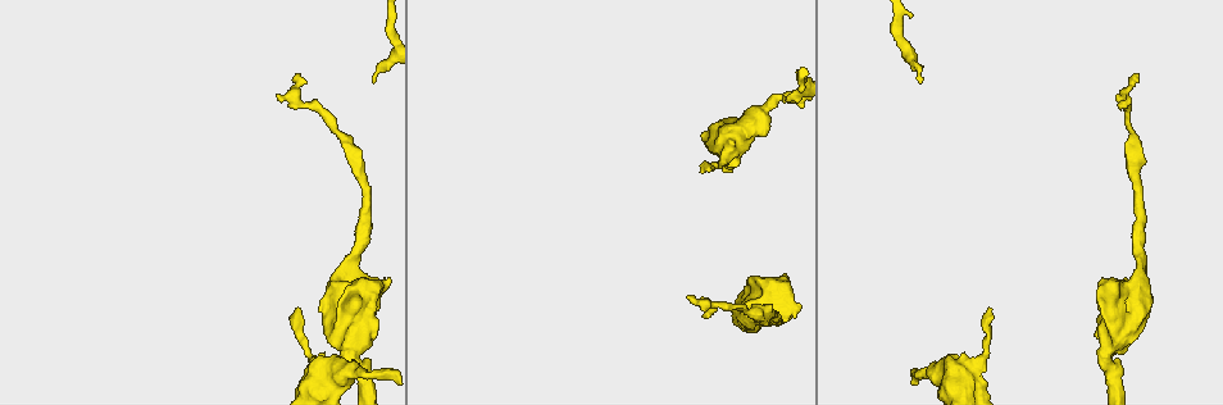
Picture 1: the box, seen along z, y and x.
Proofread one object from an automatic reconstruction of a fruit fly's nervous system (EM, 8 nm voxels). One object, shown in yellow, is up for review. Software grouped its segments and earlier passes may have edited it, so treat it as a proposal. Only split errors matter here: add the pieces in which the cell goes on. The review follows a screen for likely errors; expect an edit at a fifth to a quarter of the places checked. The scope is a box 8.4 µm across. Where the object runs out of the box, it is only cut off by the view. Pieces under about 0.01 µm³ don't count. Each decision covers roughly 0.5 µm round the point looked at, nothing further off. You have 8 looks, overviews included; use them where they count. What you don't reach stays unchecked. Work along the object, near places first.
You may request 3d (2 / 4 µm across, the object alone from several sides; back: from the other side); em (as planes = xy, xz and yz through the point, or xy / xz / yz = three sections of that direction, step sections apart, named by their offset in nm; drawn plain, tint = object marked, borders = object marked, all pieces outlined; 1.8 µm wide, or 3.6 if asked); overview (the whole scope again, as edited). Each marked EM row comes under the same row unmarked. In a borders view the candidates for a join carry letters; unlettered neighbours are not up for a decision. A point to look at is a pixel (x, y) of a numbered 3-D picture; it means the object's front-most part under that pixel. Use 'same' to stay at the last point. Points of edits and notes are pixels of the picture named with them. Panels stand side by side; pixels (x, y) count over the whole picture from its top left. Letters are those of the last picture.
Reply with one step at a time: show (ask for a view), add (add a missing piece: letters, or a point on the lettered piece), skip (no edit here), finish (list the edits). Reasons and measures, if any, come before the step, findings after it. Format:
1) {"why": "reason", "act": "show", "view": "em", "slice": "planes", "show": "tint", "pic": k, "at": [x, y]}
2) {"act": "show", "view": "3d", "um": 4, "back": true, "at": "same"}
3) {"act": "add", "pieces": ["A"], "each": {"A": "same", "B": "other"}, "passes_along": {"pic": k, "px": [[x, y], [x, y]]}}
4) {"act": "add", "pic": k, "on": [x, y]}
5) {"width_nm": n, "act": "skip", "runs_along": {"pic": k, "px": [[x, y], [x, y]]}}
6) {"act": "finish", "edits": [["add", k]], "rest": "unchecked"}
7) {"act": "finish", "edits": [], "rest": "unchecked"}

{"why": "abrupt turn", "act": "show", "view": "em", "slice": "xy", "step": 4, "show": "tint", "pic": 1, "at": [1122, 102]}

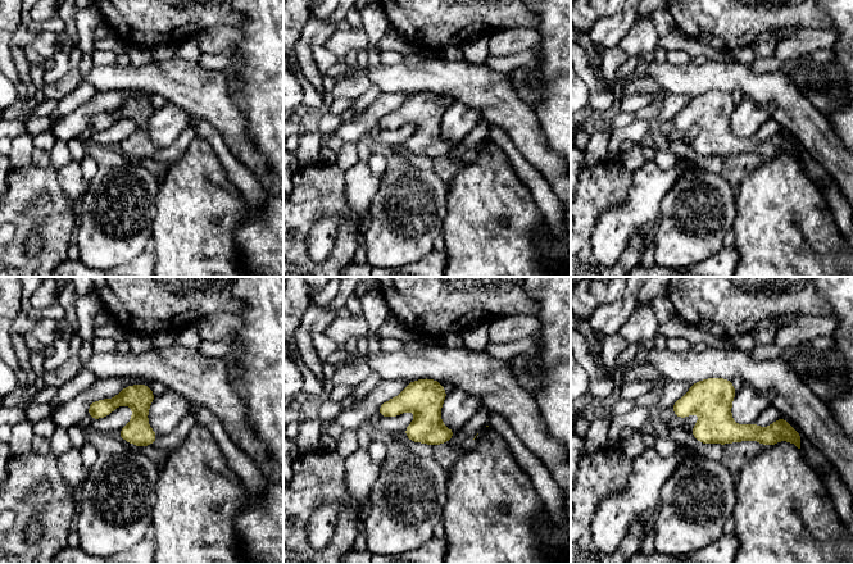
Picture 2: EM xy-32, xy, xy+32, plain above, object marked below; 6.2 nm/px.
{"why": "another direction", "act": "show", "view": "em", "slice": "planes", "show": "borders", "at": "same"}

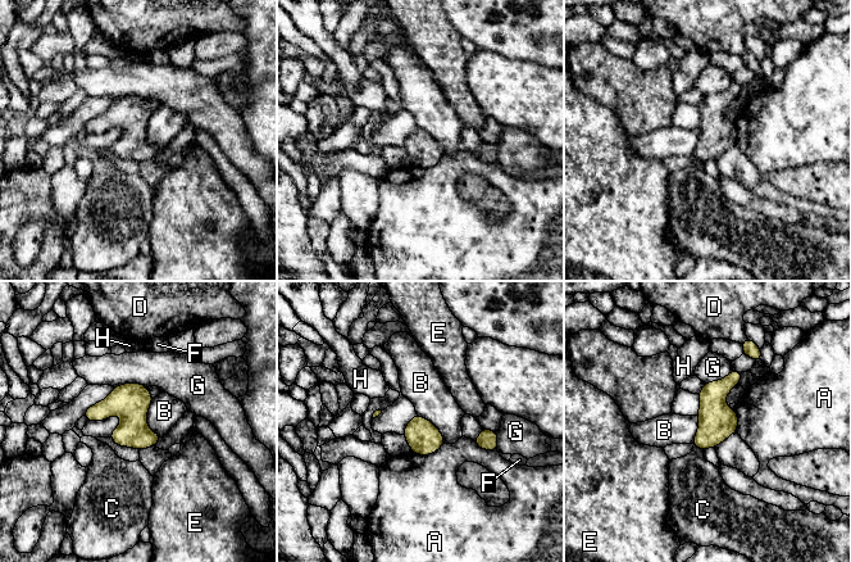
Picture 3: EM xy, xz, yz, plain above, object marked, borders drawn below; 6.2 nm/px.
{"act": "skip", "each": {"A": "other", "B": "other", "C": "other", "D": "other", "E": "other", "F": "other", "G": "other", "H": "other"}, "border": {"pic": 3, "px": [[154, 398], [146, 425], [162, 436]]}, "found": "no lettered piece goes on from it"}

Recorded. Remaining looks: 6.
{"why": "an open end", "act": "show", "view": "em", "um": 3.6, "slice": "planes", "show": "borders", "pic": 1, "at": [991, 308]}

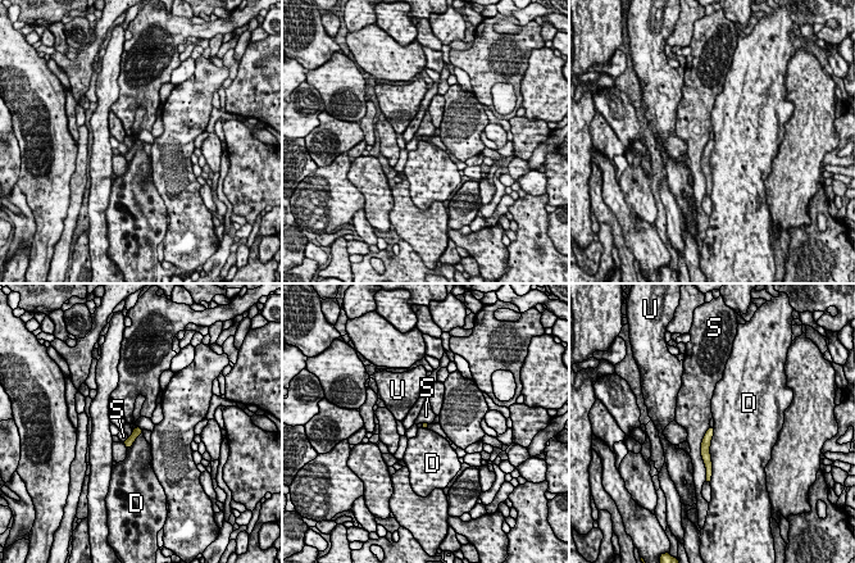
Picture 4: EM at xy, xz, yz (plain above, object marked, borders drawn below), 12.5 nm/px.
{"longest_contact_nm": ["S", 600], "act": "skip", "each": {"D": "other", "S": "other", "U": "other"}, "border": {"pic": 4, "px": [[714, 427], [710, 445], [712, 471]]}, "found": "none of them fits"}

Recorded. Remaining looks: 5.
{"why": "free end", "act": "show", "view": "3d", "um": 2, "back": true, "pic": 1, "at": [785, 309]}

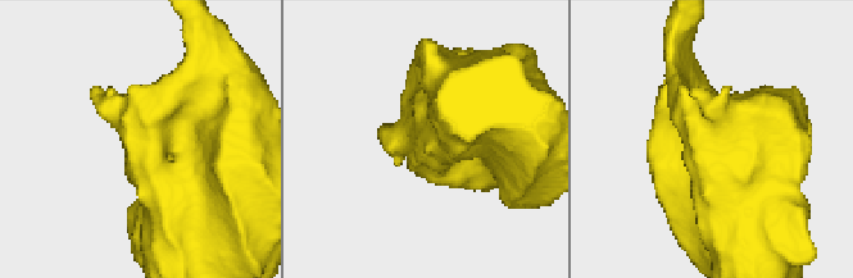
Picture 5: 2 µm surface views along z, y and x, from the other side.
{"why": "need the tissue", "act": "show", "view": "em", "slice": "xz", "step": 16, "show": "tint", "pic": 5, "at": [420, 146]}

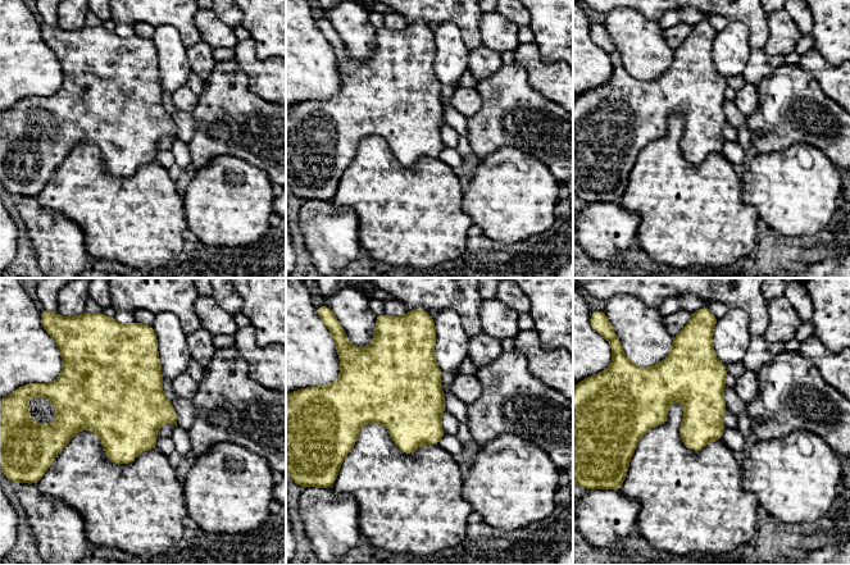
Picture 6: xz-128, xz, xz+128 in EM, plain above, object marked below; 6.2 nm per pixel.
{"why": "another direction", "act": "show", "view": "em", "slice": "planes", "show": "borders", "at": "same"}

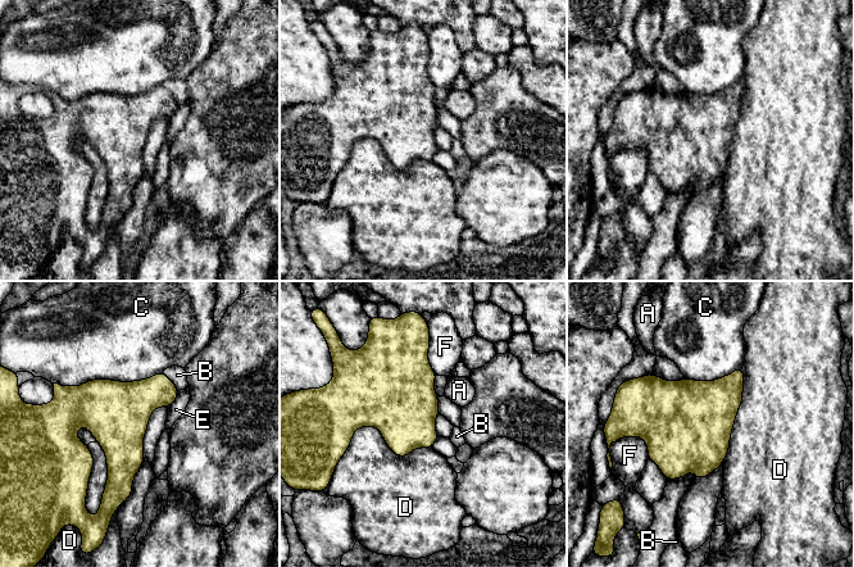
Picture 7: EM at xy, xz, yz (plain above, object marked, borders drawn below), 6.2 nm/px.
{"longest_contact_nm": ["C", 650], "act": "skip", "each": {"A": "other", "B": "other", "C": "other", "D": "other", "E": "other", "F": "other"}, "border": {"pic": 7, "px": [[180, 390], [167, 407]]}, "found": "none of them fits"}

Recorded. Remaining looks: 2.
{"act": "finish", "edits": [], "rest": "unchecked"}

